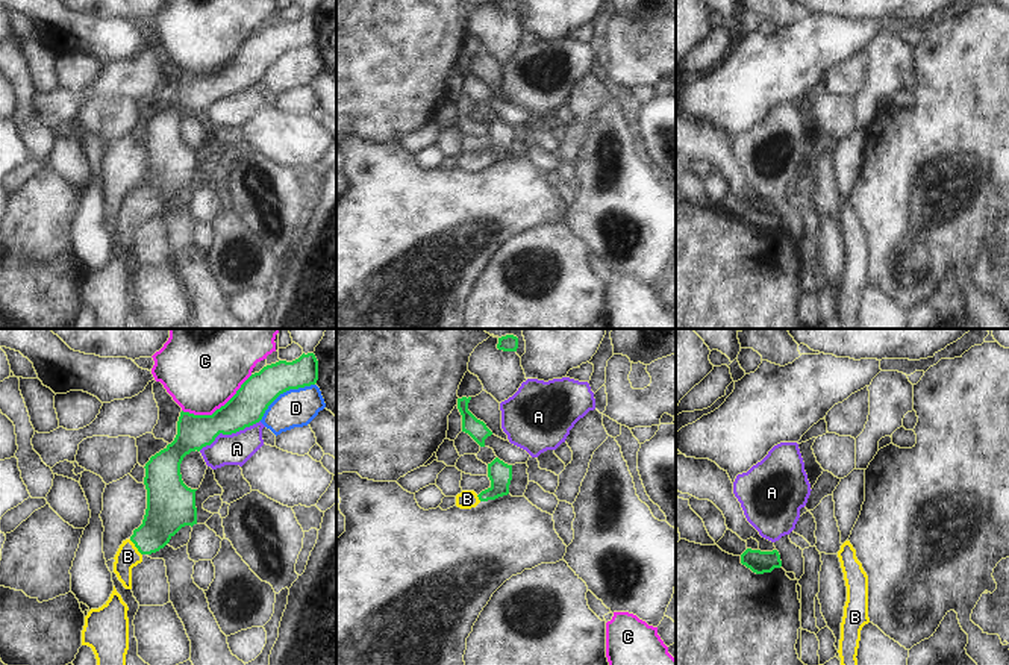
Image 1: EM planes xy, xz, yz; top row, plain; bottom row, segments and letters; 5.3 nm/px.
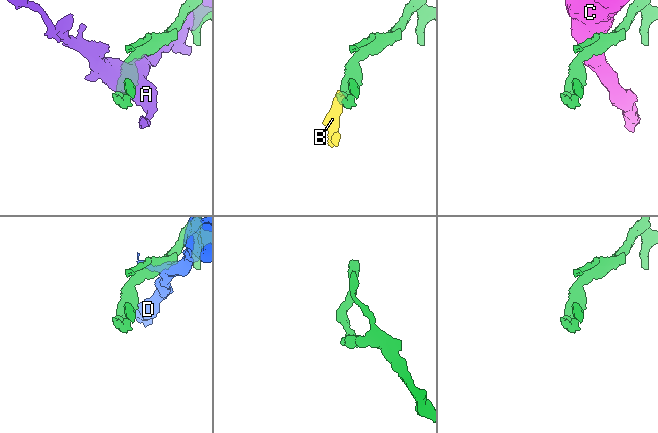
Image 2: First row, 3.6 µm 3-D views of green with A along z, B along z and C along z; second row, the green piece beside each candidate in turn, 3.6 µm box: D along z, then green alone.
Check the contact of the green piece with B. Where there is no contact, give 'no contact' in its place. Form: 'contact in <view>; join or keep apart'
contact in xy; join

